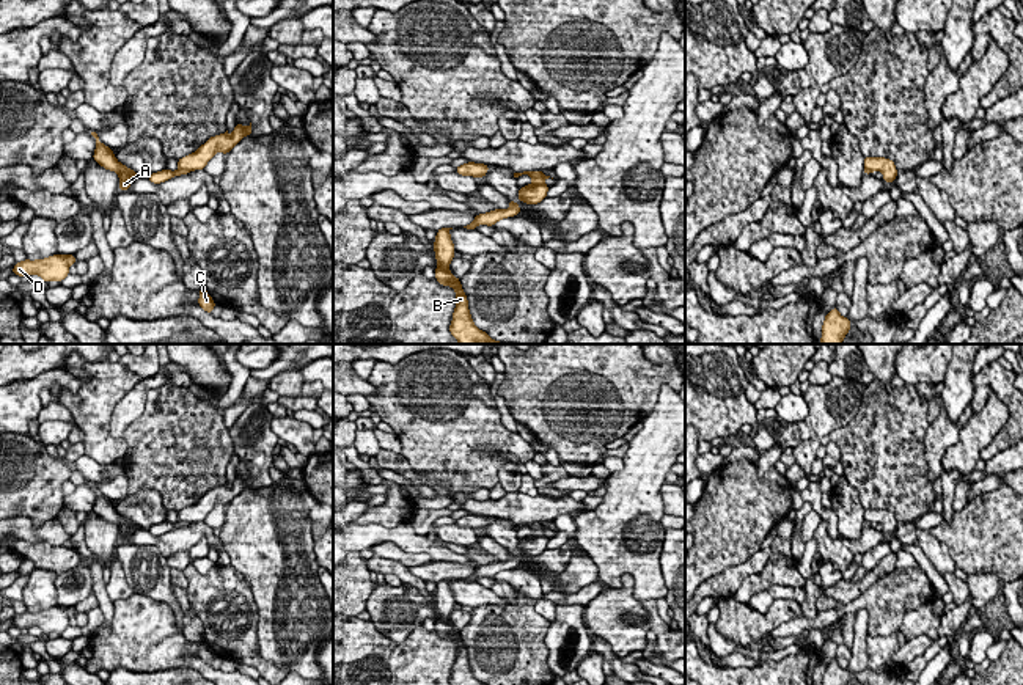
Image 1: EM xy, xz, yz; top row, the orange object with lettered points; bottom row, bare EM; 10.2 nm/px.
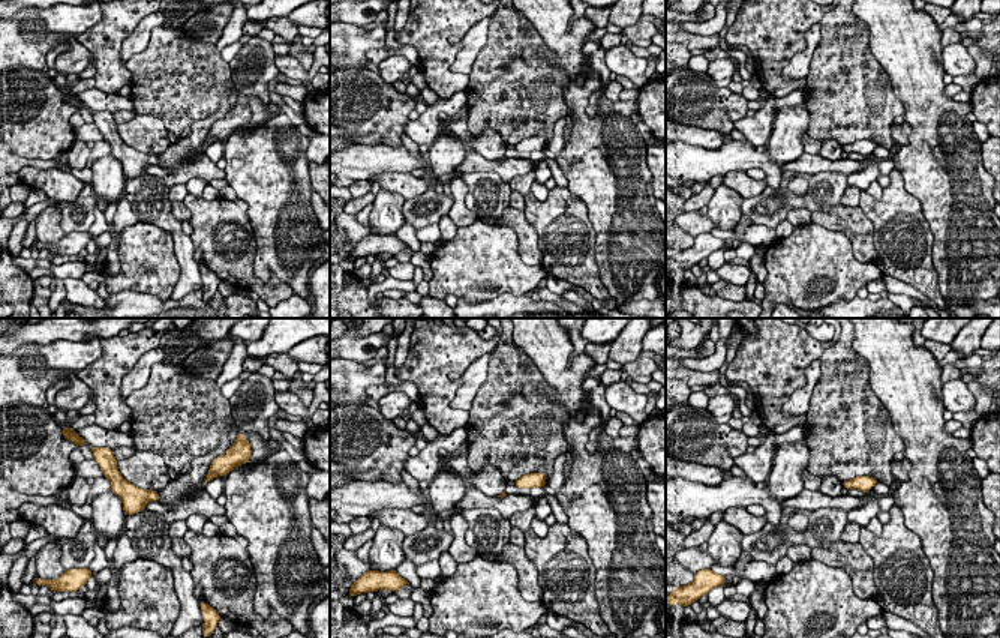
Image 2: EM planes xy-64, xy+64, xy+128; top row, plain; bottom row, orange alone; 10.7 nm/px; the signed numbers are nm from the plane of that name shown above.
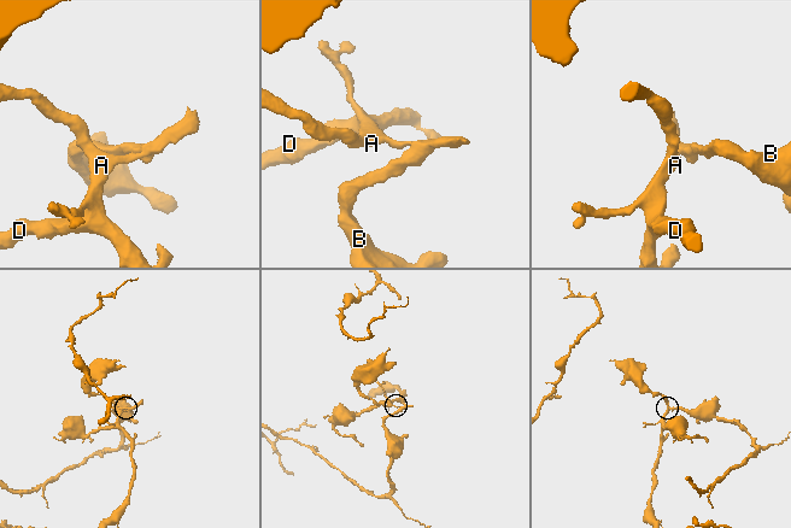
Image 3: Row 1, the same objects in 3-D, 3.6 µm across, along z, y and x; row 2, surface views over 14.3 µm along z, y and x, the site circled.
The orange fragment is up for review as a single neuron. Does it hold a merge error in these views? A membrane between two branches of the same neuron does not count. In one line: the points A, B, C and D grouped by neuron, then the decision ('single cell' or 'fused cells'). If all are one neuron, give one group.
A C D / B | fused cells

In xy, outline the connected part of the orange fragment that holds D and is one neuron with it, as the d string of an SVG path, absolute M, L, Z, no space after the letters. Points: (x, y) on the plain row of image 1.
M53 606L44 611L16 614L13 625L19 628L39 627L42 633L63 633L69 627L69 617L75 616L74 606Z

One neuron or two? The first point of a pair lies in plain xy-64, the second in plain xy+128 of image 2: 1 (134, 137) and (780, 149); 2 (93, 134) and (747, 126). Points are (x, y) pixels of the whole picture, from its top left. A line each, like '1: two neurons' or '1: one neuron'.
1: two neurons
2: one neuron

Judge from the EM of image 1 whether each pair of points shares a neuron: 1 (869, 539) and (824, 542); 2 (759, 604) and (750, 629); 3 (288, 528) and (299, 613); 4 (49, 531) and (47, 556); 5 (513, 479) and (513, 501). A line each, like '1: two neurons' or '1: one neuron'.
1: one neuron
2: two neurons
3: one neuron
4: two neurons
5: two neurons

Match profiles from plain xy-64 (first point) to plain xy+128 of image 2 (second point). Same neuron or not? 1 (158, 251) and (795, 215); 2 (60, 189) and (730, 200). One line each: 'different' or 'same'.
1: different
2: different

